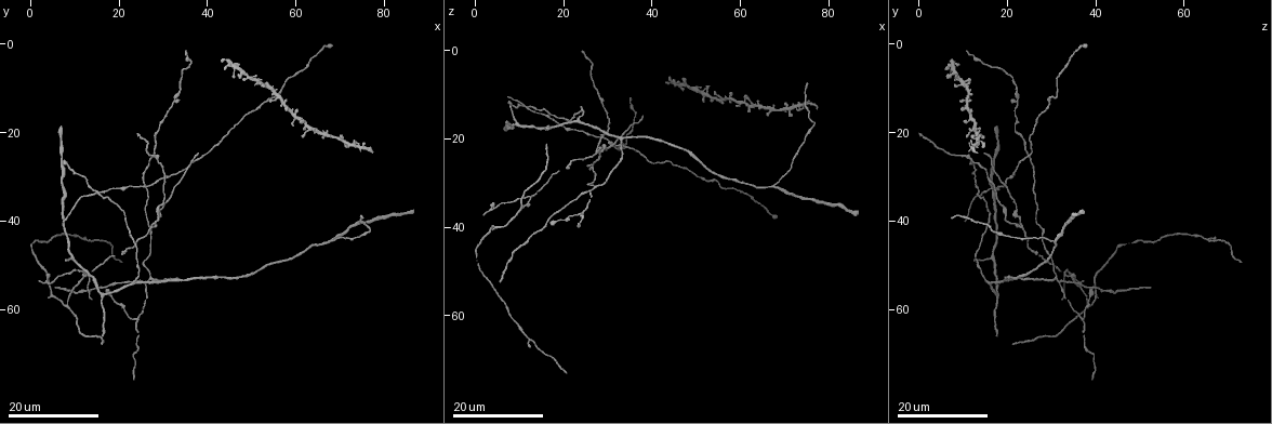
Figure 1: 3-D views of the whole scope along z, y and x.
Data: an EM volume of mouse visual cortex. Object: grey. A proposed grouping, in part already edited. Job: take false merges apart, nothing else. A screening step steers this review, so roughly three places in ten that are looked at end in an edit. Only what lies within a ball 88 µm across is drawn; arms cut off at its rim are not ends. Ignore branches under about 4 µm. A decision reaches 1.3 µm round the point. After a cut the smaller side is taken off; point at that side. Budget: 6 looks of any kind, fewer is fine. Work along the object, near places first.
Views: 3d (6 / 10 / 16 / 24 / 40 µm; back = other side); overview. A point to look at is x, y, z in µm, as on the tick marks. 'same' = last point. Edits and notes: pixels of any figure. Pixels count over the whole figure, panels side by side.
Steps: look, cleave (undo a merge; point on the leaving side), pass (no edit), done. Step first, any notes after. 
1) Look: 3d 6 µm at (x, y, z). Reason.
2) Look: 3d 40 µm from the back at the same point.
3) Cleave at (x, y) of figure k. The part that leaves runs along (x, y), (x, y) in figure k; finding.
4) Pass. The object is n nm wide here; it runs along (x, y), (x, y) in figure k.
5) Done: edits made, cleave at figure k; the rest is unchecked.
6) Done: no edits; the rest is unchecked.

Look: 3d 24 µm at (29.0, 19.5, 21.5).

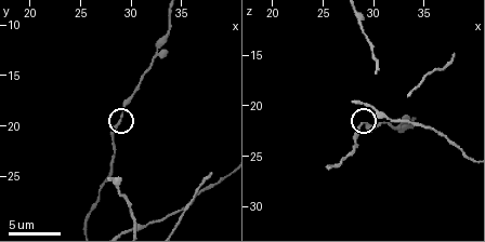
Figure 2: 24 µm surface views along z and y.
Look: 3d 6 µm at (29.0, 19.0, 21.6).

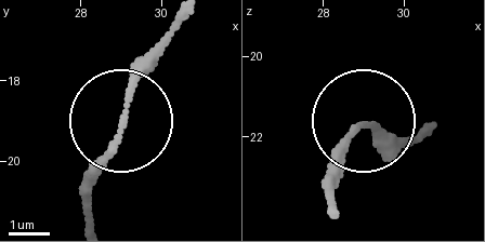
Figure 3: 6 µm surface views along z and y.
Pass. One neuron here.

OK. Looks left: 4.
Look: 3d 24 µm at (28.0, 41.0, 22.5). Side arm on a straight run.

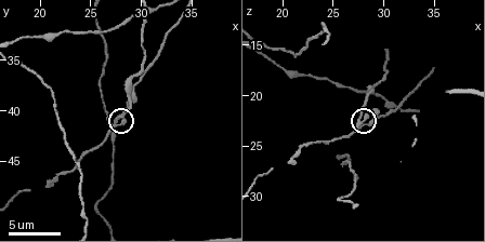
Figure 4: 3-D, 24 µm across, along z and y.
Look: 3d 10 µm at (27.6, 41.6, 22.6). Closer look.

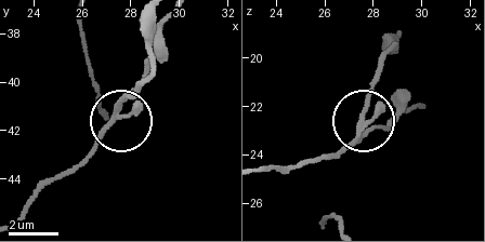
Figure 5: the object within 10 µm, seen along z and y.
Cleave at (369, 93) of figure 5. The object is 220 nm wide here; the part that leaves runs along (116, 111), (151, 68), (153, 18) in figure 5; two neurons meet here.

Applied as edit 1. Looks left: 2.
Look: 3d 24 µm at (26.0, 54.0, 32.0). A fork.

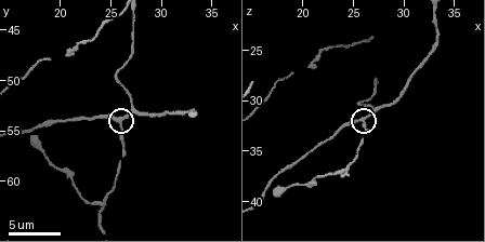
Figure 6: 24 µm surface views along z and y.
Look: 3d 10 µm at (26.0, 54.2, 31.8).

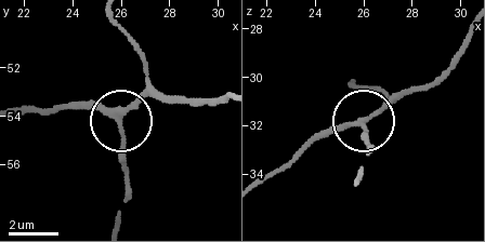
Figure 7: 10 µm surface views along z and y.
Pass. 3 arms meet here; one neuron here.

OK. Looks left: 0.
Done: edits made, cleave at figure 5; the rest is unchecked.

